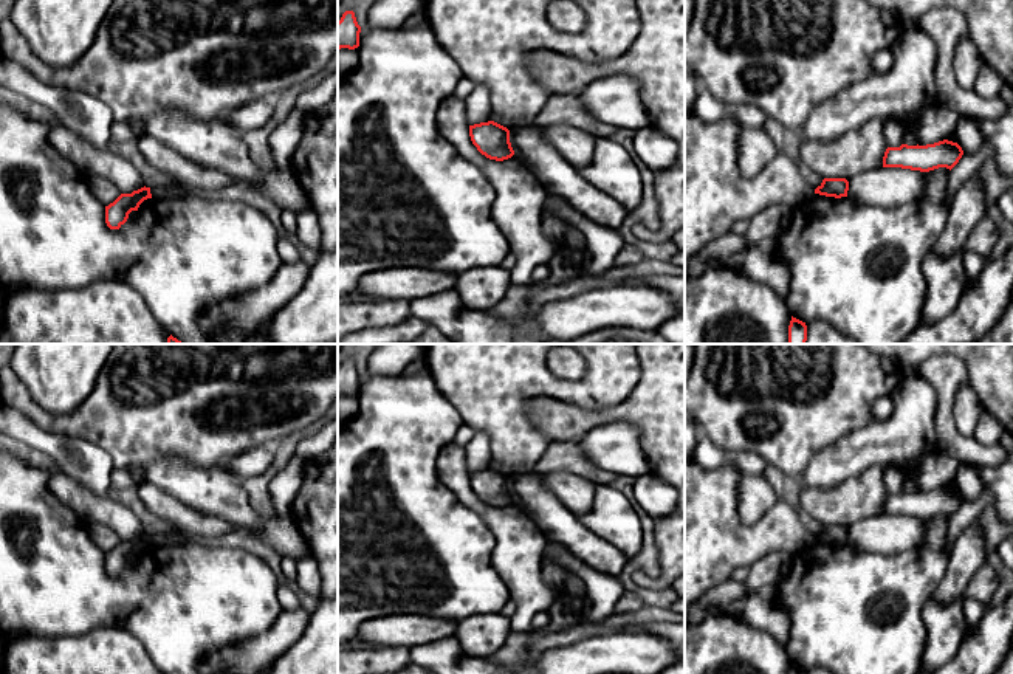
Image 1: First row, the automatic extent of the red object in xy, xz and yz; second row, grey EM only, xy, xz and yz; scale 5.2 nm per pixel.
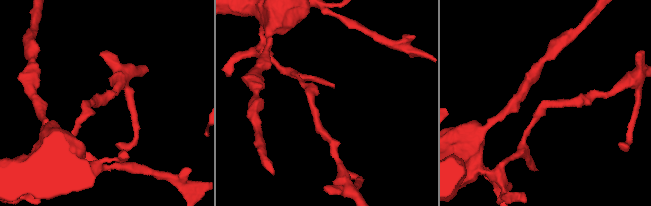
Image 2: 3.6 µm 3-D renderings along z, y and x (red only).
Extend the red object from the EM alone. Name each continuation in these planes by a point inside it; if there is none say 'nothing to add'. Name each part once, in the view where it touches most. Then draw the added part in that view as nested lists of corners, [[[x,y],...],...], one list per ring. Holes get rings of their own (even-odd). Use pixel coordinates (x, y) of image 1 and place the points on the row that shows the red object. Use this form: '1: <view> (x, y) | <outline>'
nothing to add

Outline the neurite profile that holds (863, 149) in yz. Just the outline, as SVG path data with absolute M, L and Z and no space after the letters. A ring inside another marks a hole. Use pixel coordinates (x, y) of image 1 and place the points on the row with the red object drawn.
M872 119L836 139L804 139L801 158L822 180L846 178L849 181L857 174L883 167L888 147L884 121Z

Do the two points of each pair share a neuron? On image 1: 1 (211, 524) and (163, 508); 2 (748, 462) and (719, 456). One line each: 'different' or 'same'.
1: same
2: same

